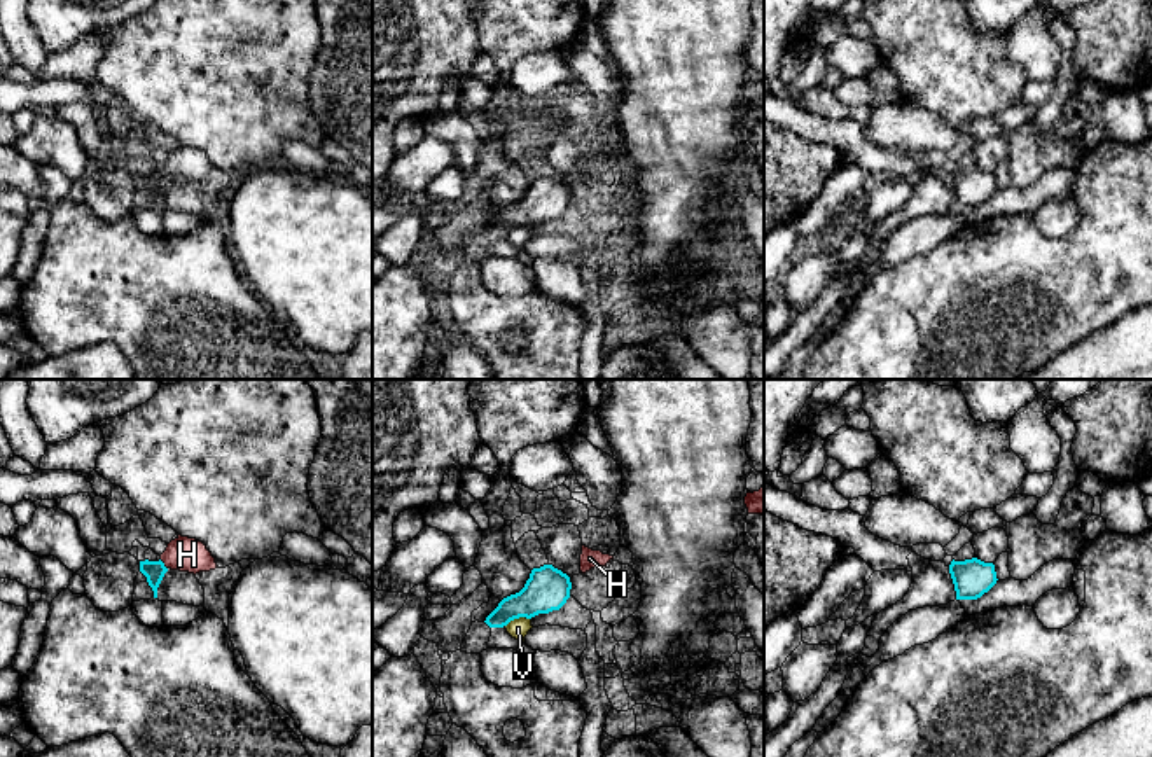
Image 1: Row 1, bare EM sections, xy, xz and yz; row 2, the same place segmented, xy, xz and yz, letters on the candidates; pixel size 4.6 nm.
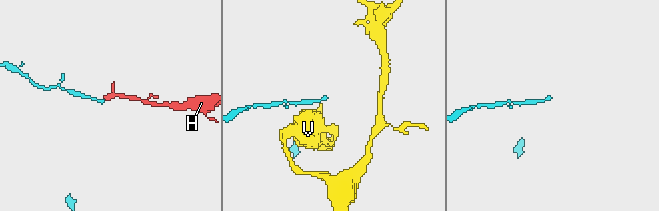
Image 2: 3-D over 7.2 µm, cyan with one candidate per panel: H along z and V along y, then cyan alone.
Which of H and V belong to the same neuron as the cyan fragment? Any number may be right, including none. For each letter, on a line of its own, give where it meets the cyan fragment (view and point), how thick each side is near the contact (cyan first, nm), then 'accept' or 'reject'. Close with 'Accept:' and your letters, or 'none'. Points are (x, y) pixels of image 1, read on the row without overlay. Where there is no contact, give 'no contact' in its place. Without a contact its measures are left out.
H: meets cyan in xy at (163, 173); 100 nm thick on the cyan side, 160 nm on the other; accept
V: meets cyan in xz at (518, 226); 200 nm thick on the cyan side, 90 nm on the other; reject
Accept: H

